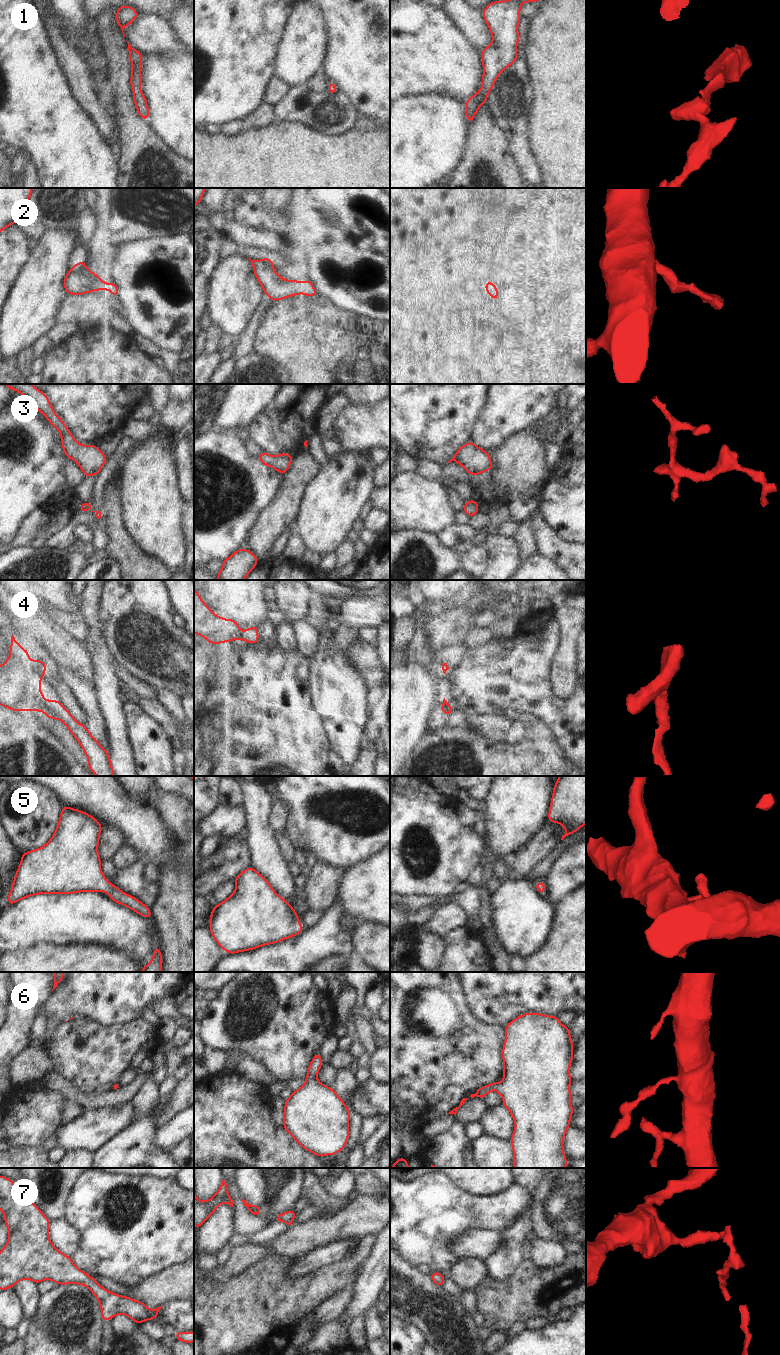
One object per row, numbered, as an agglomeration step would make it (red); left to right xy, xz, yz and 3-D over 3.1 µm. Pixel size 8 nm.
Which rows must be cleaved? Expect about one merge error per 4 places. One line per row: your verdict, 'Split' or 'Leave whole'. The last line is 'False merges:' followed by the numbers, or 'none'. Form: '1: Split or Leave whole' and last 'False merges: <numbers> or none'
1: Leave whole
2: Leave whole
3: Leave whole
4: Split
5: Leave whole
6: Leave whole
7: Leave whole
False merges: 4.

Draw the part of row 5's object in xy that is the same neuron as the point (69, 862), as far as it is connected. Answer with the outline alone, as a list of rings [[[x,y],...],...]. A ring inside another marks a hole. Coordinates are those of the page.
[[[63,805],[52,838],[41,848],[25,852],[7,896],[10,905],[36,894],[74,894],[76,892],[107,892],[110,899],[129,907],[137,914],[152,918],[151,910],[135,897],[128,895],[105,879],[98,855],[102,825],[91,815]]]

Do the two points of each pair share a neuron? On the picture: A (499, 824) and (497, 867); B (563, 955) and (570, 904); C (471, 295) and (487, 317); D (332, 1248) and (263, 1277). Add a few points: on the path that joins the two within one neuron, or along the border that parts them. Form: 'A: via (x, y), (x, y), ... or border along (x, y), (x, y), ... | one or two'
A: border along (494, 859), (509, 860) | two
B: via (570, 942), (570, 917) | one
C: via (476, 300), (487, 312) | one
D: border along (314, 1269), (289, 1279), (285, 1276) | two

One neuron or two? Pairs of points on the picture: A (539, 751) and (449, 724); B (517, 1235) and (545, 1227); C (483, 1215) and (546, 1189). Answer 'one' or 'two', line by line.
A: one
B: two
C: two

